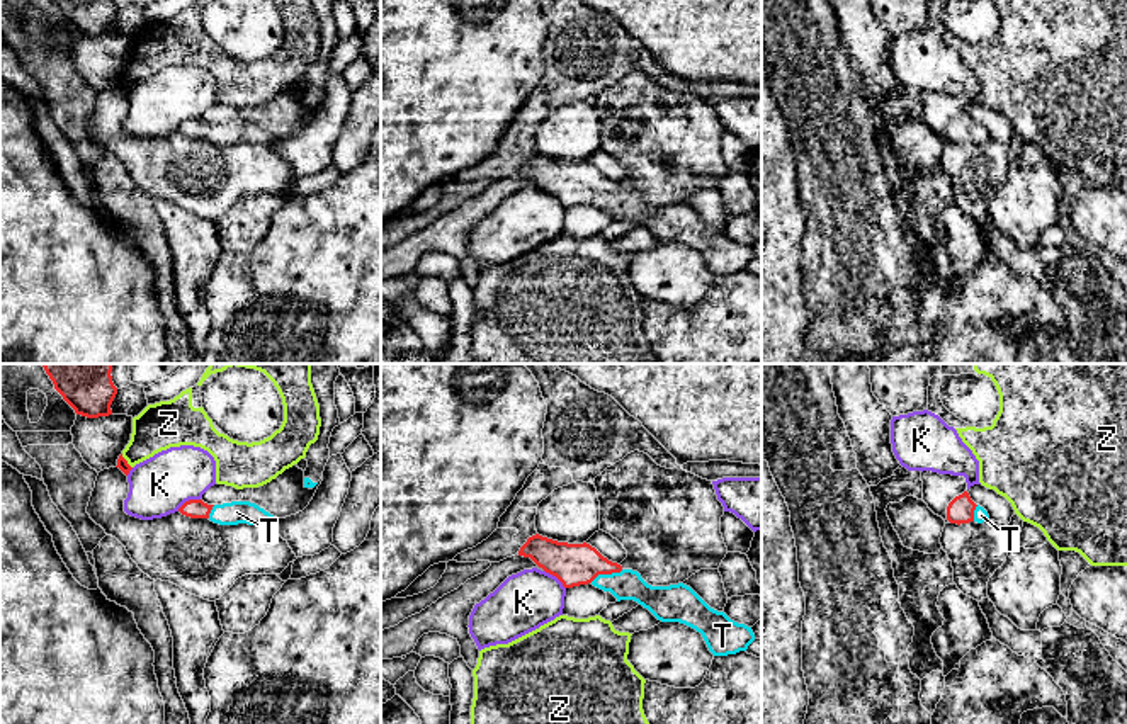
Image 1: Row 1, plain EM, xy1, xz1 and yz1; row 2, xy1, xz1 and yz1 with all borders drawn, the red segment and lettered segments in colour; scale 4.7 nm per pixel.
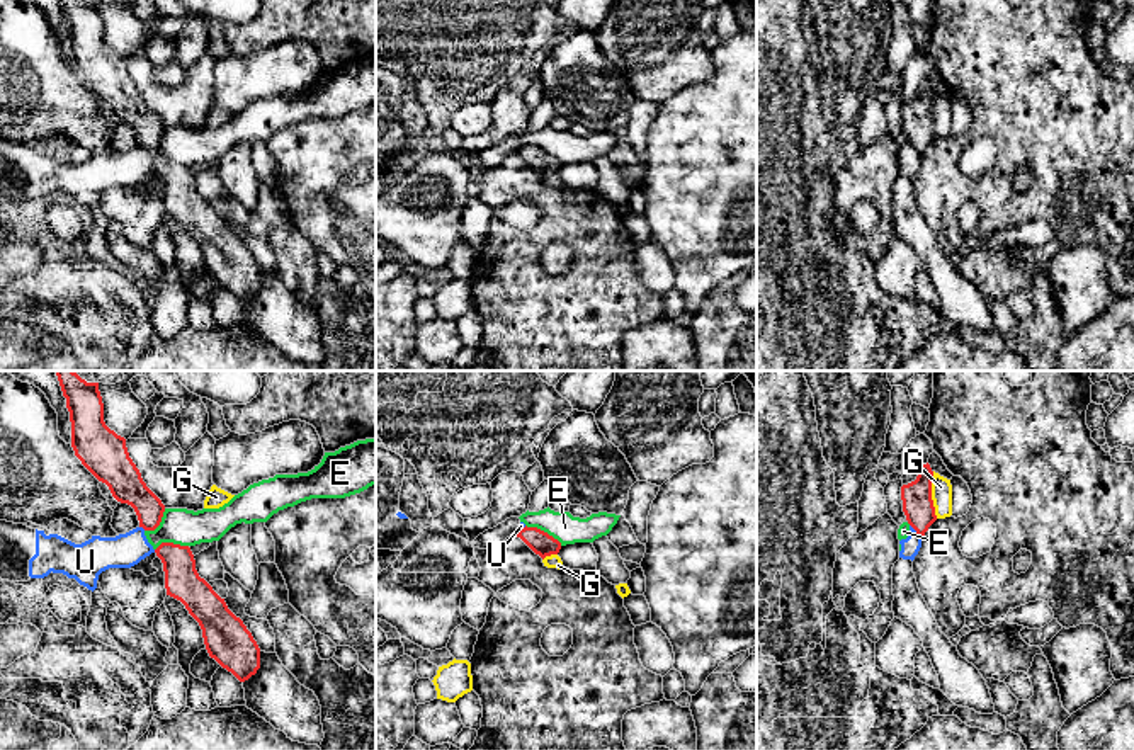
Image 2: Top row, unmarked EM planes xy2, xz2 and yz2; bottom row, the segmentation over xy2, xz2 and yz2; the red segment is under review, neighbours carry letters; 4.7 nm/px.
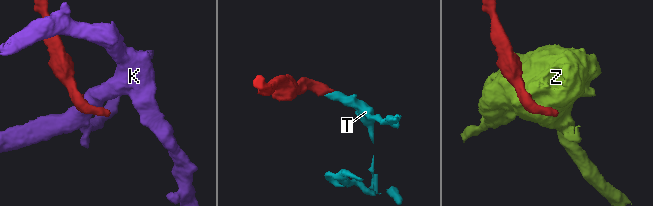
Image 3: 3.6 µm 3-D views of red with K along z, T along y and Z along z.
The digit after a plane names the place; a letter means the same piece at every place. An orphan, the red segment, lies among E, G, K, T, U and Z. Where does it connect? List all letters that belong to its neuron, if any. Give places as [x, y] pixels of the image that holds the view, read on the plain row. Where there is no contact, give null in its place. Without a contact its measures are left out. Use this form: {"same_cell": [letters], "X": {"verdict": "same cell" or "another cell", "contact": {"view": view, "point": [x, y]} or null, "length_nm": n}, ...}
{"same_cell": ["T"], "E": {"verdict": "another cell", "contact": {"view": "xz2", "point": [543, 150]}, "length_nm": 200}, "G": {"verdict": "another cell", "contact": {"view": "yz2", "point": [930, 114]}, "length_nm": 220}, "K": {"verdict": "another cell", "contact": {"view": "xy1", "point": [189, 119]}, "length_nm": 130}, "T": {"verdict": "same cell", "contact": {"view": "xz1", "point": [605, 192]}, "length_nm": 170}, "U": {"verdict": "another cell", "contact": {"view": "yz2", "point": [915, 148]}, "length_nm": 90}, "Z": {"verdict": "another cell", "contact": {"view": "xy1", "point": [126, 80]}, "length_nm": 90}}

